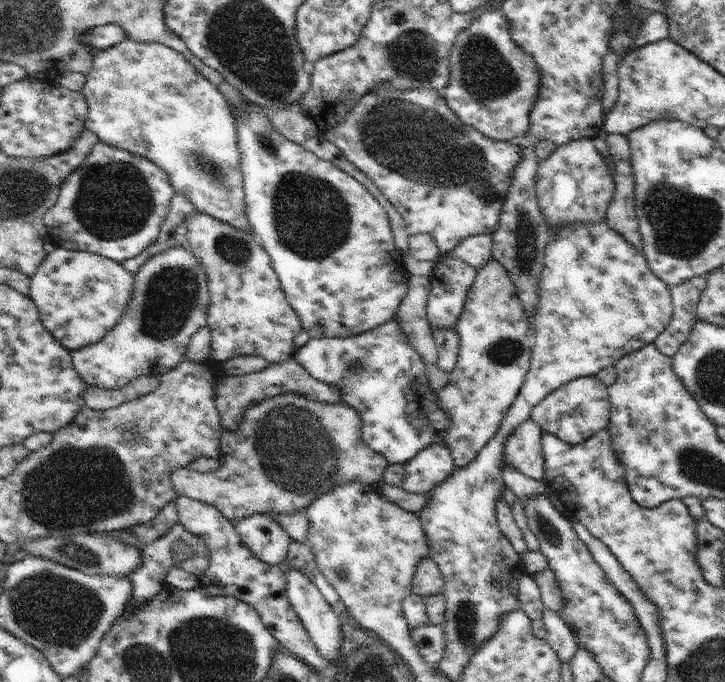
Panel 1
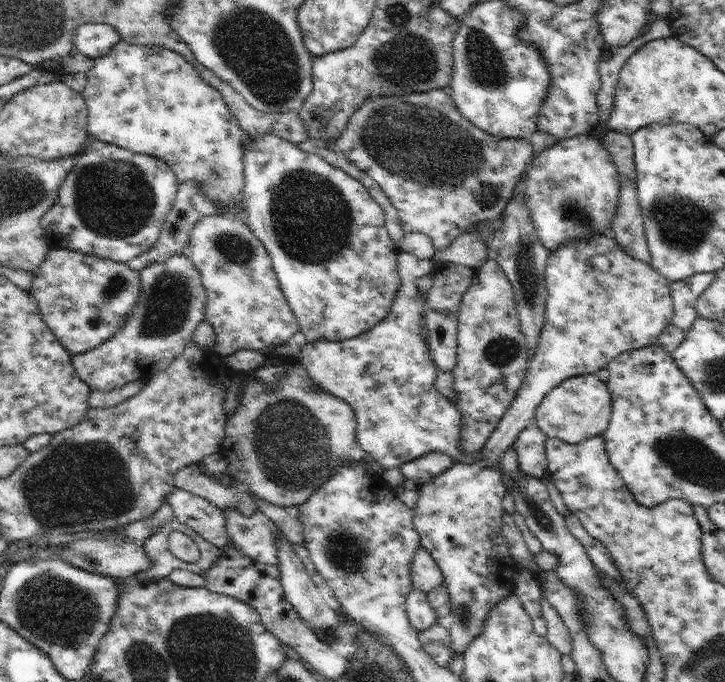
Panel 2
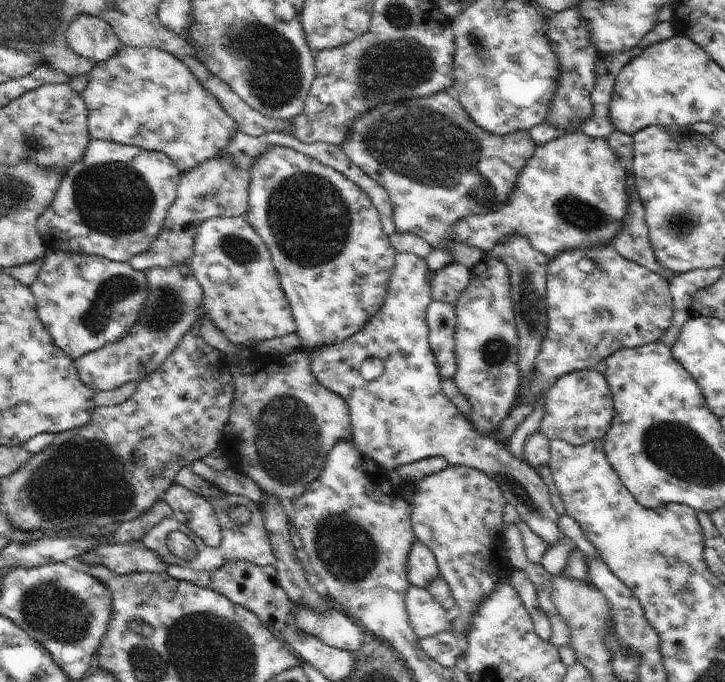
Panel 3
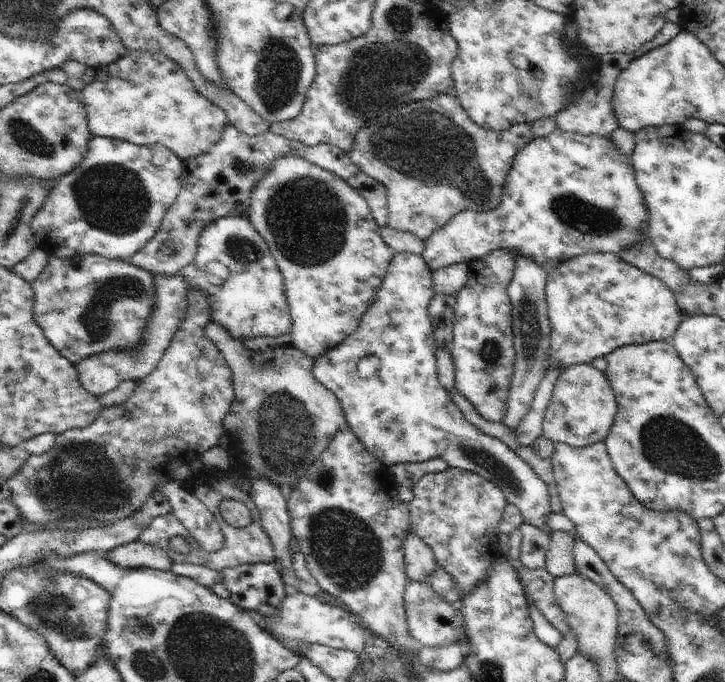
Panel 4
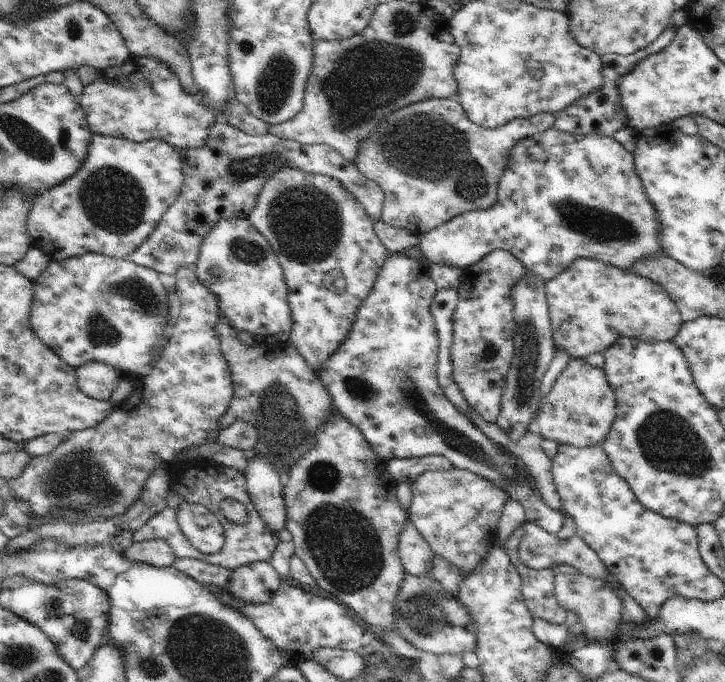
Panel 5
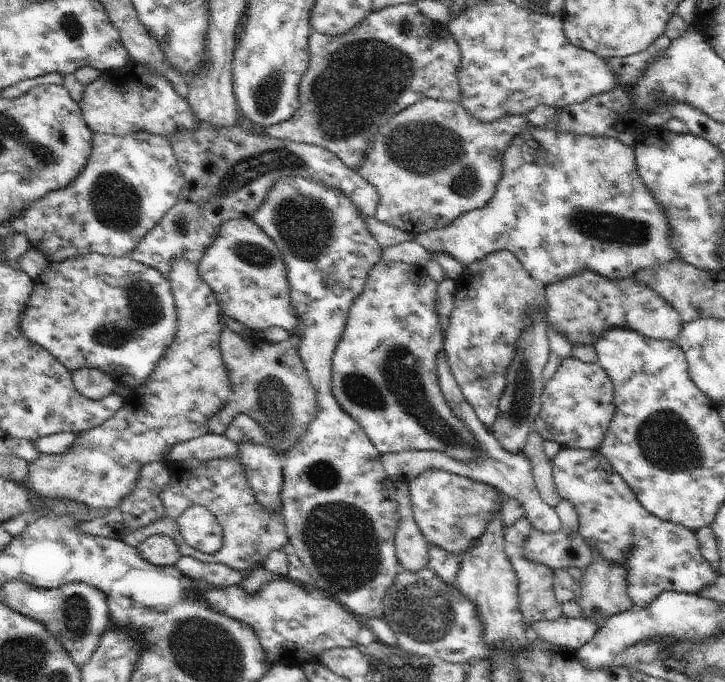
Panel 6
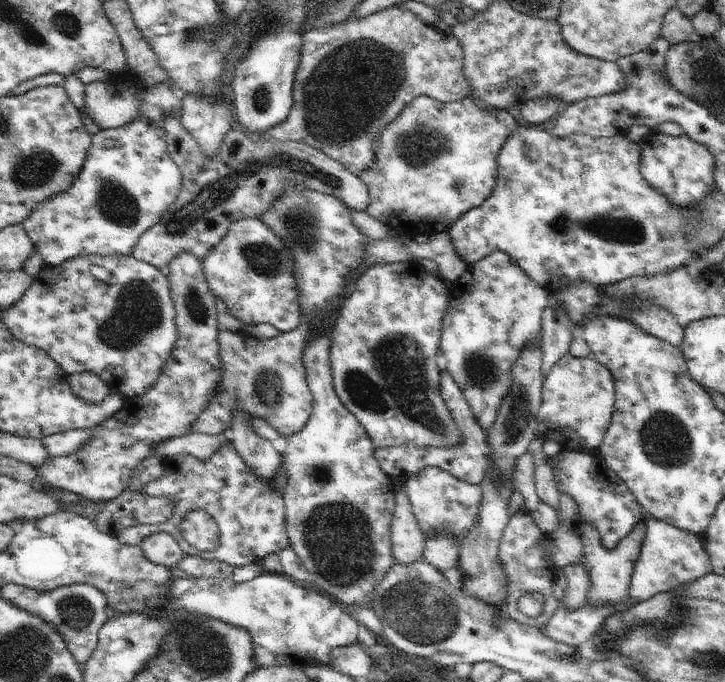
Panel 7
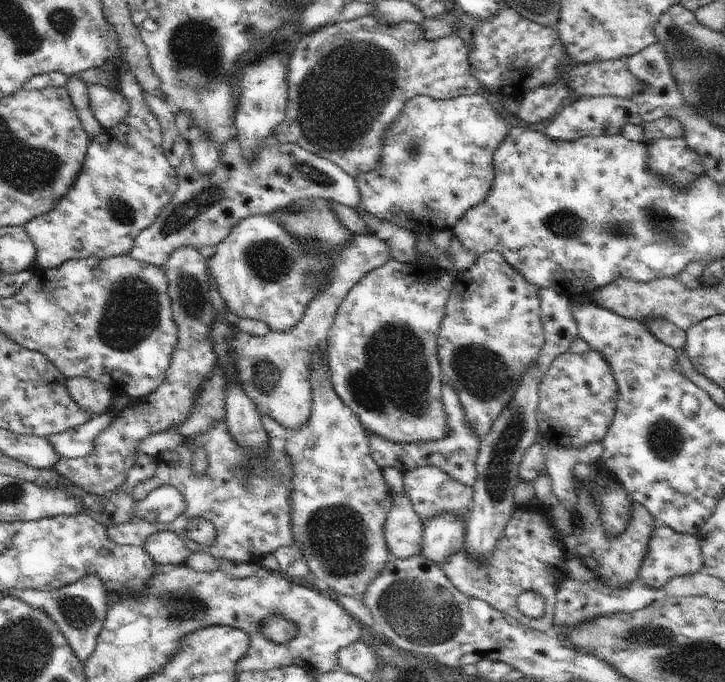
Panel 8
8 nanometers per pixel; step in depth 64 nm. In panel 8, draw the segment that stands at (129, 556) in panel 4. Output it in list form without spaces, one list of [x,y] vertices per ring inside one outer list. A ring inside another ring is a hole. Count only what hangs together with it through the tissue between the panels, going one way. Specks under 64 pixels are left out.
[[[162,531],[152,535],[143,549],[157,564],[163,566],[182,565],[194,552],[188,550],[183,537],[170,531]]]

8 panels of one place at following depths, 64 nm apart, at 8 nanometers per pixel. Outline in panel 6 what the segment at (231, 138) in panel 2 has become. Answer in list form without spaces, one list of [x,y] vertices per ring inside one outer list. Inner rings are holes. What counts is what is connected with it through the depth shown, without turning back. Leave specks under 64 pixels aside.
[[[132,58],[122,68],[101,71],[100,76],[85,86],[79,105],[84,122],[93,133],[105,135],[137,135],[152,133],[168,140],[179,131],[196,131],[198,115],[188,99],[176,92],[164,75],[155,73],[152,67],[136,63]]]

